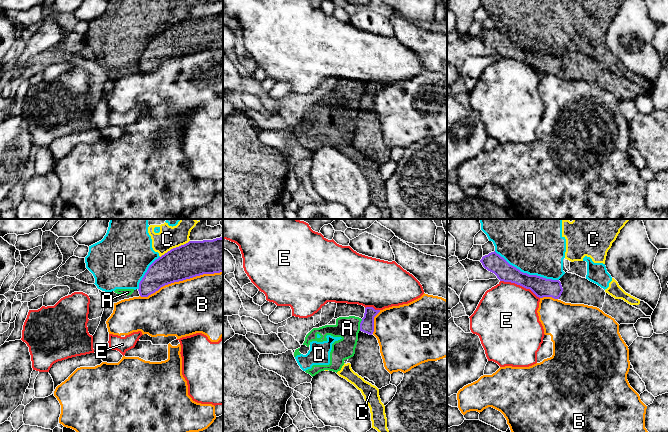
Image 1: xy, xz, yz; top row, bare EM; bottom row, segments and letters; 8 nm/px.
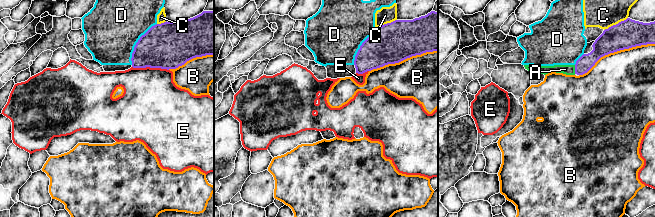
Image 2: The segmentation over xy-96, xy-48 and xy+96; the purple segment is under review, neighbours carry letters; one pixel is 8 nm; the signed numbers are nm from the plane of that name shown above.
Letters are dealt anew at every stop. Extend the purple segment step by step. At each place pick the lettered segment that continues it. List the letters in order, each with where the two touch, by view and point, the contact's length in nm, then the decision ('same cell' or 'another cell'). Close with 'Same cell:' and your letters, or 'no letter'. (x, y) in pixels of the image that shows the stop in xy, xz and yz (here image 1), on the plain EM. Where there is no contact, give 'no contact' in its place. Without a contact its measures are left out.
A: xz (360, 101) | 100 nm | another cell
B: xy (181, 56) | 700 nm | another cell
C: xy (174, 24) | 280 nm | another cell
D: yz (526, 49) | 550 nm | another cell
E: yz (520, 61) | 360 nm | another cell
Same cell: no letter

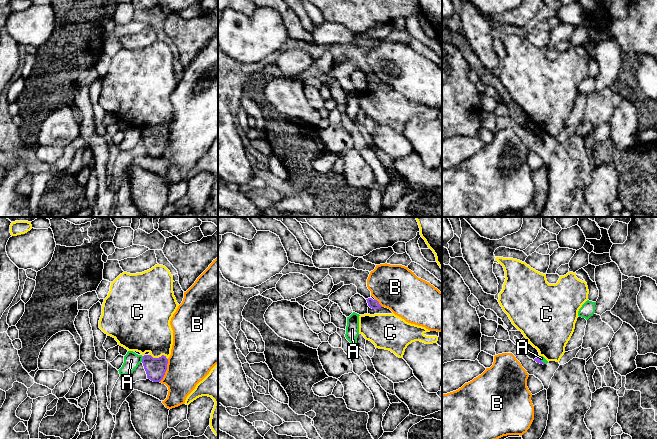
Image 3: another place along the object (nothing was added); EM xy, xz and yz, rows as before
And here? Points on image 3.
A: xy (142, 135) | 50 nm | another cell
B: xy (166, 145) | 200 nm | another cell
C: xy (159, 133) | 170 nm | another cell
Same cell: no letter

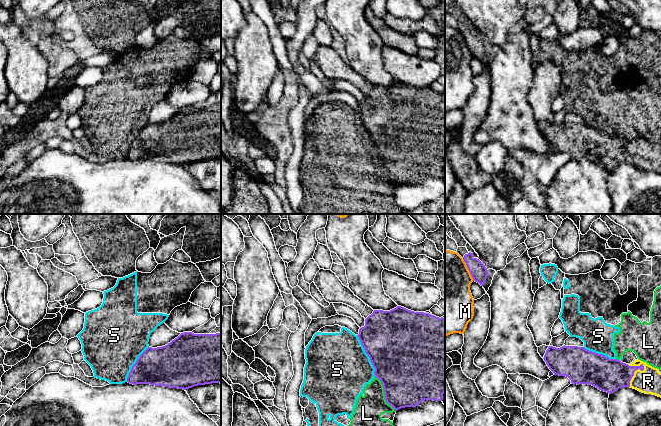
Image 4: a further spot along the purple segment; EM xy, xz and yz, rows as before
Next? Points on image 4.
L: xz (384, 169) | 340 nm | another cell
M: yz (468, 45) | 200 nm | another cell
R: yz (634, 147) | 220 nm | same cell
S: xz (368, 131) | 360 nm | another cell
Same cell: R

